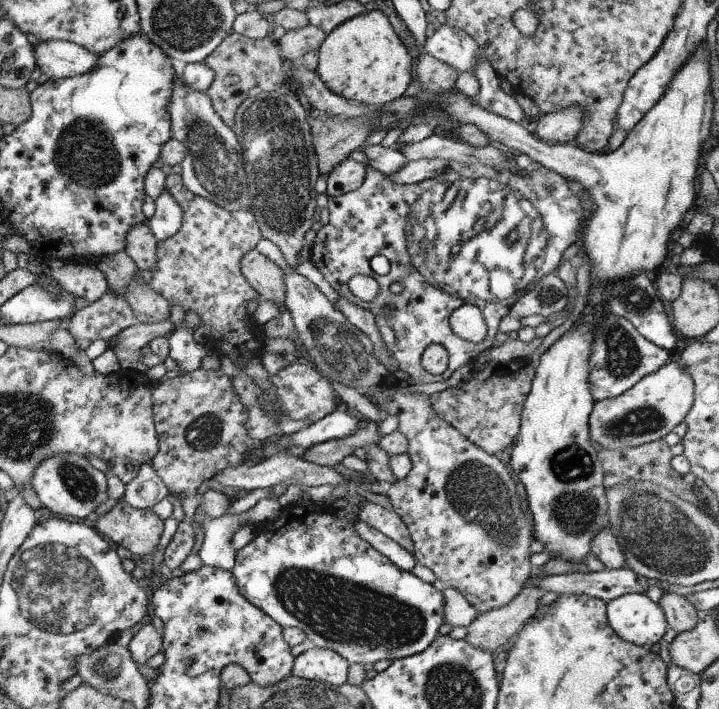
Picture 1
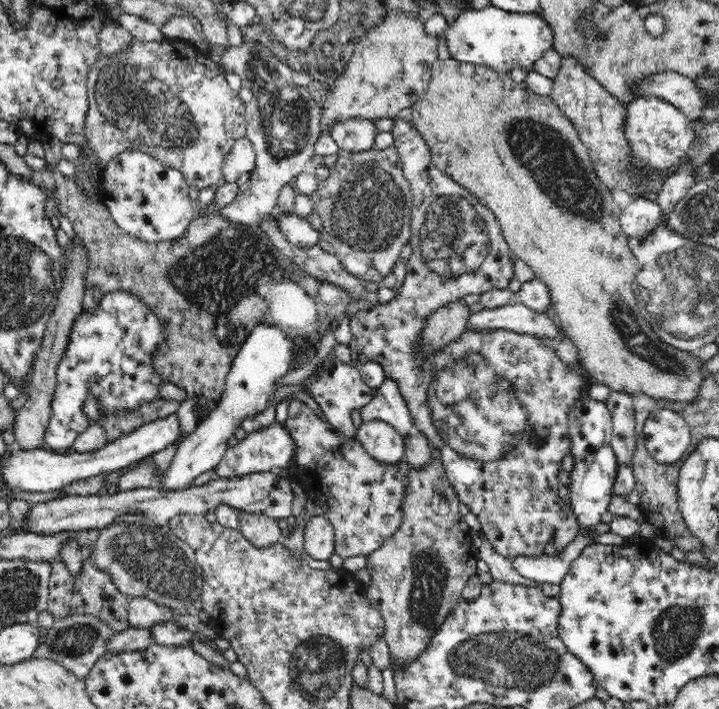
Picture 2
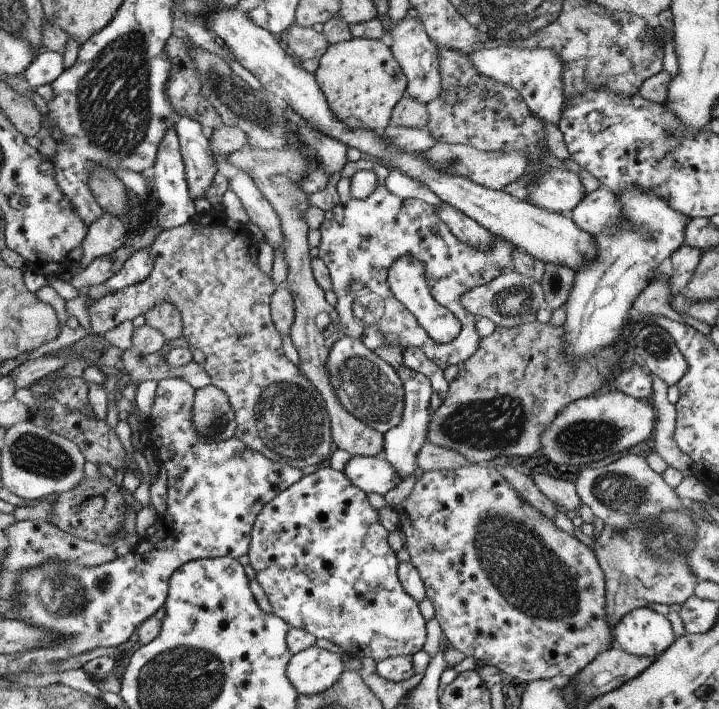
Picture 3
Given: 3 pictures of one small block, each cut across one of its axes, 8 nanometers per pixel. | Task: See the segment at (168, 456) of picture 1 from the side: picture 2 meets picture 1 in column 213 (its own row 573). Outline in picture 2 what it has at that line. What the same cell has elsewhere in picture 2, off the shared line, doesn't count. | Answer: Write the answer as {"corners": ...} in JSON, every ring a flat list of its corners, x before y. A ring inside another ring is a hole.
{"corners":[[432,448,431,459,427,465,418,469,408,464,401,504,401,525,378,550,366,555,366,569,372,577,366,595,370,605,384,618,384,636,390,651,389,668,392,672,417,659,431,643,436,630,446,621,446,616,463,600,462,592,467,582,477,574,479,556,474,550,474,532,460,513,460,499,446,478,446,471,440,460,440,451]]}

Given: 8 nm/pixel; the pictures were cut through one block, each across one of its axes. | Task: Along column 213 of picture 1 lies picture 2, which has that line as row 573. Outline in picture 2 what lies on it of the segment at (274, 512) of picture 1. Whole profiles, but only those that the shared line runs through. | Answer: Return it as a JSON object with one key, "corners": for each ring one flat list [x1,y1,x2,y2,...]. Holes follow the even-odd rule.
{"corners":[[579,531,576,538,555,556,542,554,540,557,526,555,512,559,512,567,523,578,537,582,560,585,568,574,570,566,581,550,592,544,594,537,588,531]]}

